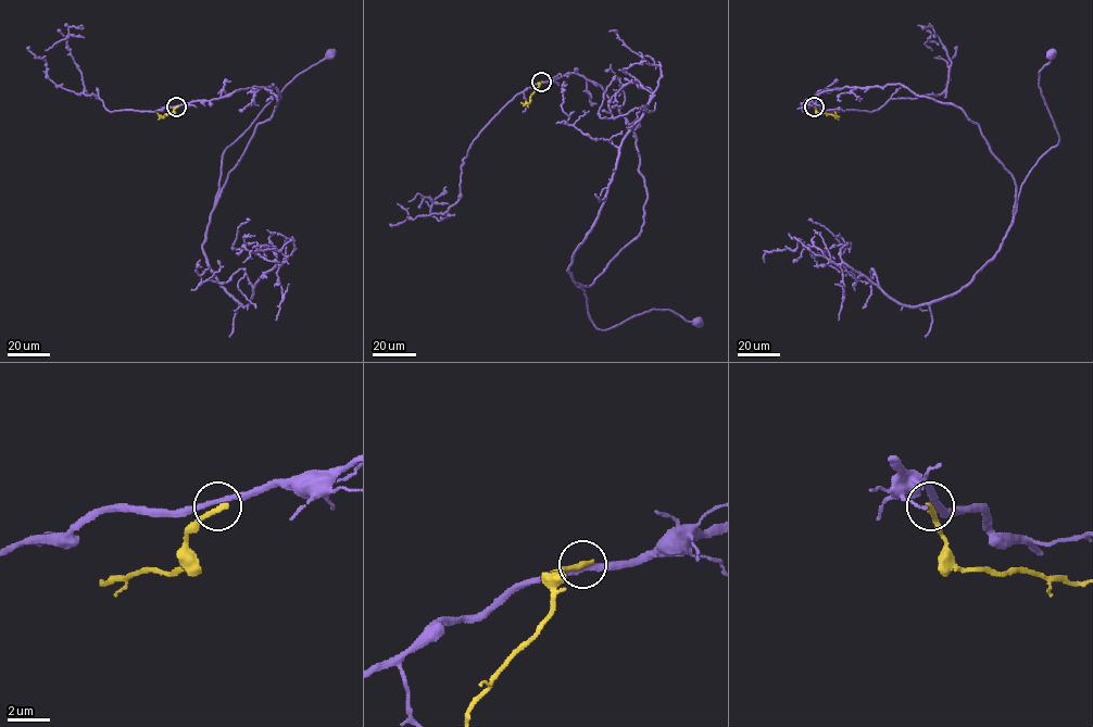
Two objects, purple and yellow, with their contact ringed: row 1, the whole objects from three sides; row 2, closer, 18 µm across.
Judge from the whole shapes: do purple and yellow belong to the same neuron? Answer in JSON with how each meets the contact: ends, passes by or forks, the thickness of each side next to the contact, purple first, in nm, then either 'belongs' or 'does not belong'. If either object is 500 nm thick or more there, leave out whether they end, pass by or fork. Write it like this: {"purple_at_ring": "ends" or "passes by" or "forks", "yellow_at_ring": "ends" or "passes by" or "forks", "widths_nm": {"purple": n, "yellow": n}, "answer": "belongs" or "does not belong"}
{"purple_at_ring": "passes by", "yellow_at_ring": "ends", "widths_nm": {"purple": 260, "yellow": 280}, "answer": "does not belong"}

